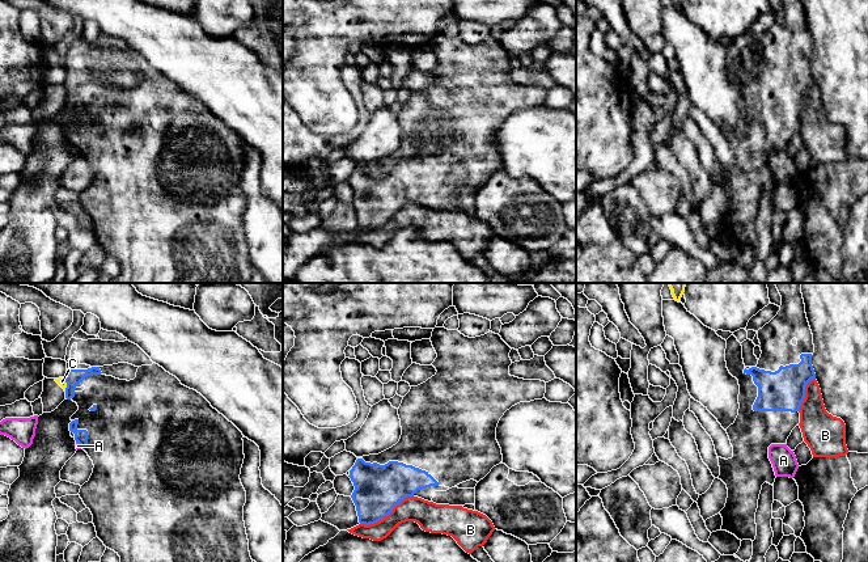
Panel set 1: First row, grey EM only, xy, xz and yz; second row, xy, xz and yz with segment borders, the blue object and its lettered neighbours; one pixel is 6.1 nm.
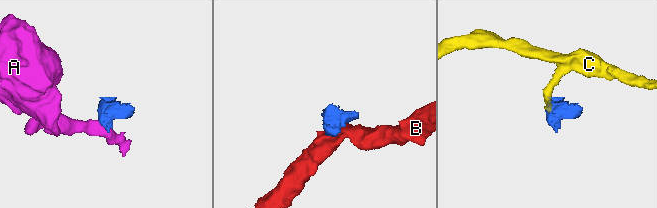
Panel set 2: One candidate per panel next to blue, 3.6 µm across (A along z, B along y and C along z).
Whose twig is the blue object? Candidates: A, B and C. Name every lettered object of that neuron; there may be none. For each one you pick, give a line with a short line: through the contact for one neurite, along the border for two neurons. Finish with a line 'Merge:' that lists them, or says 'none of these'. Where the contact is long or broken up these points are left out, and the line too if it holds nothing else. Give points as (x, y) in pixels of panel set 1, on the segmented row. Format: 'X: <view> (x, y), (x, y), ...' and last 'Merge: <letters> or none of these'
Merge: none of these

